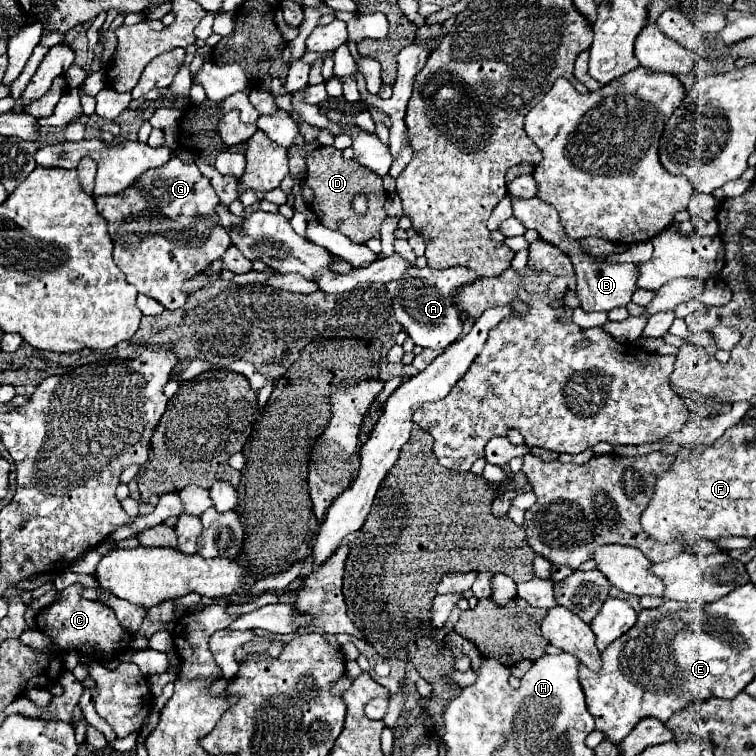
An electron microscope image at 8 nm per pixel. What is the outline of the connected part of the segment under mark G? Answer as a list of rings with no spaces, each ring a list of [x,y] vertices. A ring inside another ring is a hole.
[[[178,157],[168,161],[164,169],[154,169],[152,173],[144,173],[132,189],[126,189],[120,195],[104,195],[96,197],[96,207],[100,215],[108,223],[108,233],[114,243],[114,261],[124,271],[128,283],[132,283],[138,293],[150,295],[160,301],[166,309],[174,311],[186,303],[186,295],[182,291],[182,283],[204,271],[214,259],[222,257],[226,249],[232,245],[228,231],[220,223],[220,215],[216,211],[220,199],[210,185],[210,181],[200,173],[196,163],[186,163]]]

